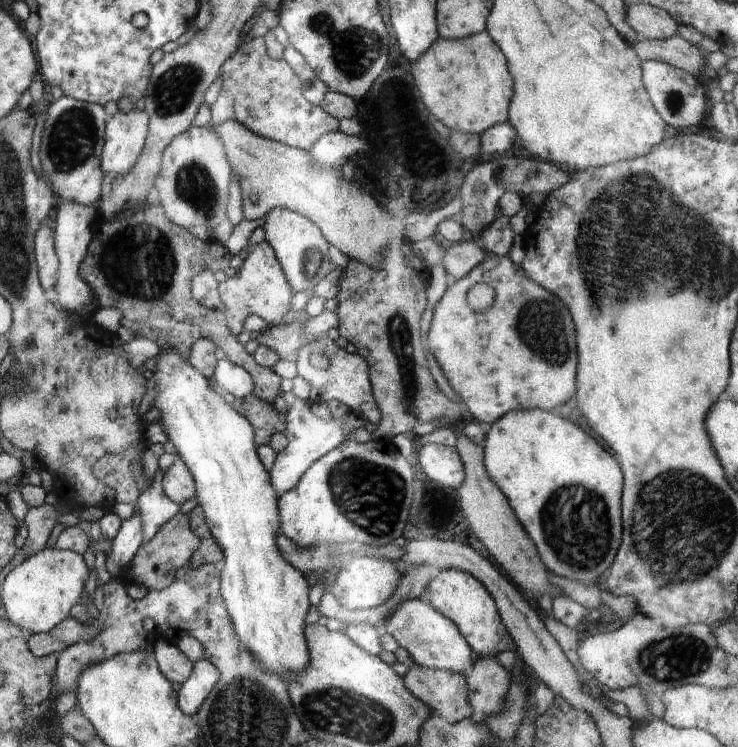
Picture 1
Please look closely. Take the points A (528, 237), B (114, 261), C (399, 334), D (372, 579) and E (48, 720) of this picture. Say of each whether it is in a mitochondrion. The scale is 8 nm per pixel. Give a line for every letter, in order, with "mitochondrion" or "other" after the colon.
A: other
B: mitochondrion
C: mitochondrion
D: other
E: other

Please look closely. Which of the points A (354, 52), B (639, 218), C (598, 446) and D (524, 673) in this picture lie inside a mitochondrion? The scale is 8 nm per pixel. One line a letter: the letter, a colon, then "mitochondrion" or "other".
A: mitochondrion
B: mitochondrion
C: other
D: other

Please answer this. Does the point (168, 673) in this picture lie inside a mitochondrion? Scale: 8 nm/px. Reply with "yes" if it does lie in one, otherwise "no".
no

